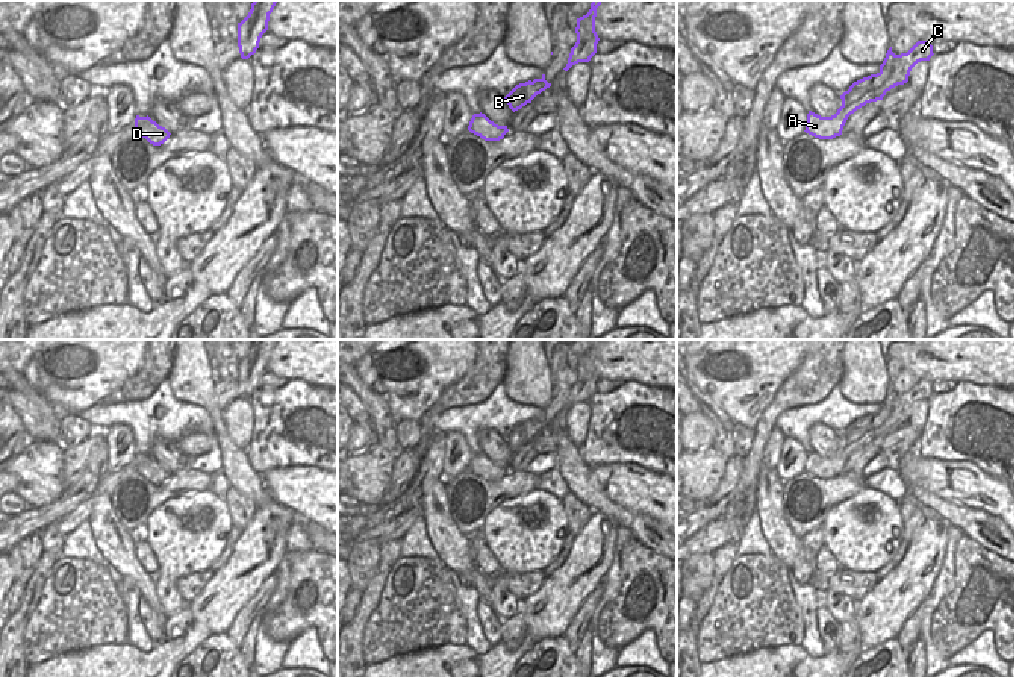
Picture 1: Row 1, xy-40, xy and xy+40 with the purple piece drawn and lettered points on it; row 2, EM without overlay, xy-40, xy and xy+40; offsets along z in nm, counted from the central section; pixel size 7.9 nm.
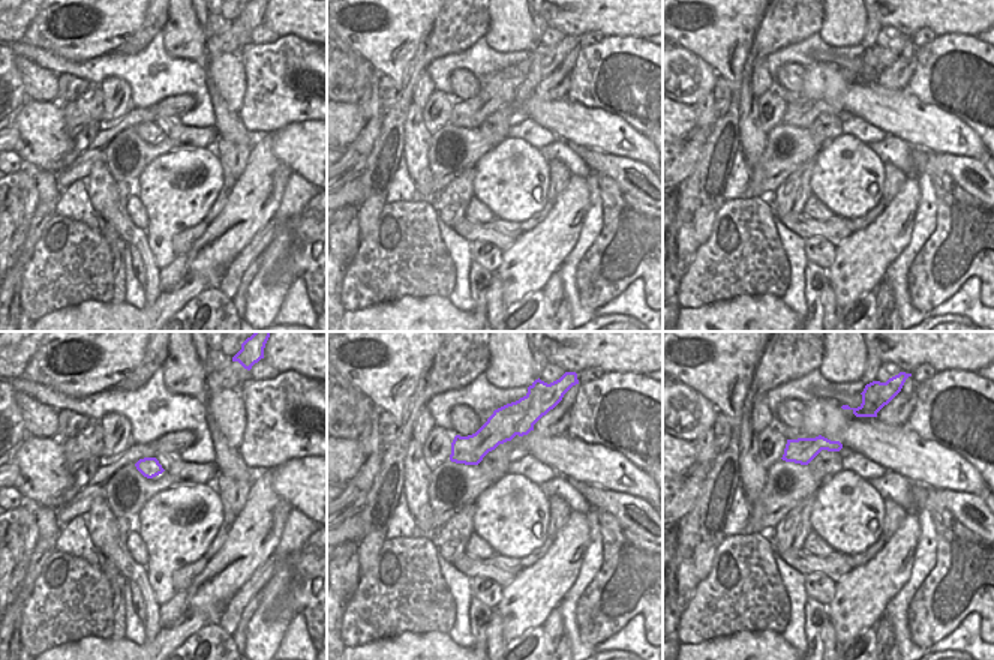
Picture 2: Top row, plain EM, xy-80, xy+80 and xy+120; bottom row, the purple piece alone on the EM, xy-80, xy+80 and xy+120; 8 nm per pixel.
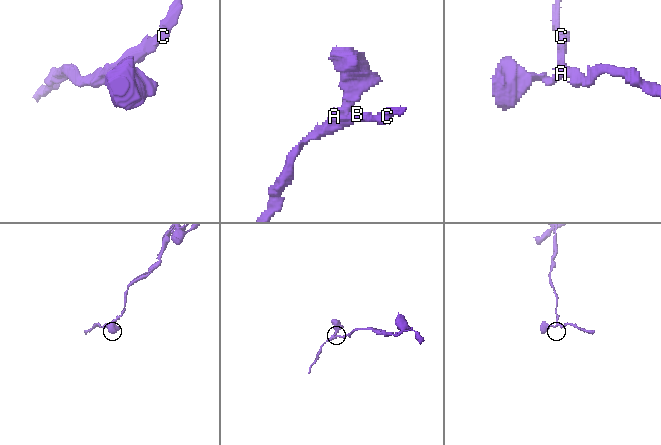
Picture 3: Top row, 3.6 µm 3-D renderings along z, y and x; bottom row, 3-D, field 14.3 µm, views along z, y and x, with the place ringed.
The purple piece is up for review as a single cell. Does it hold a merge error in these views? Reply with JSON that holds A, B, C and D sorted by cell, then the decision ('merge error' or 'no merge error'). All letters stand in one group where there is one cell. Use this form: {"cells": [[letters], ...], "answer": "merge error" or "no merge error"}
{"cells": [["A", "B", "D"], ["C"]], "answer": "merge error"}

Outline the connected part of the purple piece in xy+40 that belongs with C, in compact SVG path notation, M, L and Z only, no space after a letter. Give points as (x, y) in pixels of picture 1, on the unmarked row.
M918 380L907 393L901 394L895 394L890 386L880 405L881 414L872 420L878 430L868 443L883 440L887 430L907 423L912 408L921 400L930 400L933 394L933 385L928 380Z

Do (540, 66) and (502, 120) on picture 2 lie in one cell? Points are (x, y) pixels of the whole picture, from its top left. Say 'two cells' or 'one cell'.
one cell

